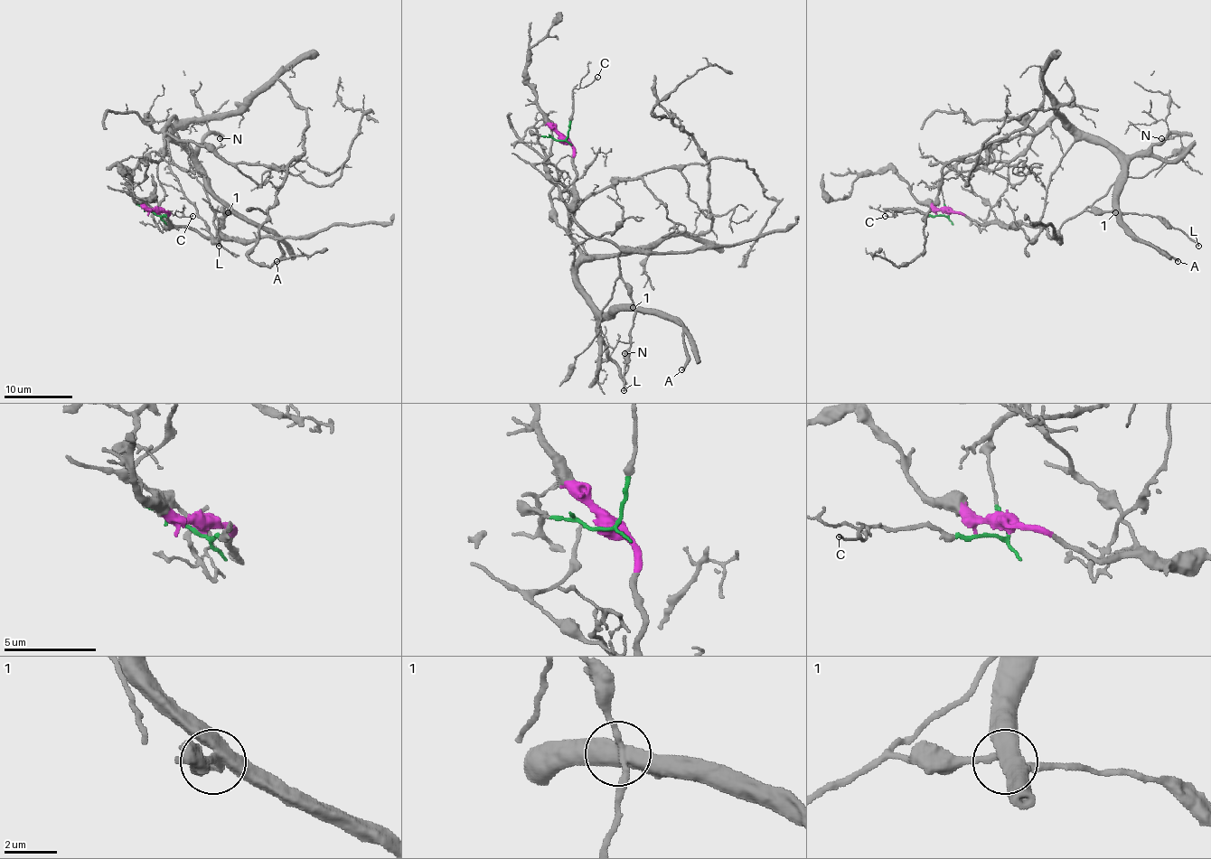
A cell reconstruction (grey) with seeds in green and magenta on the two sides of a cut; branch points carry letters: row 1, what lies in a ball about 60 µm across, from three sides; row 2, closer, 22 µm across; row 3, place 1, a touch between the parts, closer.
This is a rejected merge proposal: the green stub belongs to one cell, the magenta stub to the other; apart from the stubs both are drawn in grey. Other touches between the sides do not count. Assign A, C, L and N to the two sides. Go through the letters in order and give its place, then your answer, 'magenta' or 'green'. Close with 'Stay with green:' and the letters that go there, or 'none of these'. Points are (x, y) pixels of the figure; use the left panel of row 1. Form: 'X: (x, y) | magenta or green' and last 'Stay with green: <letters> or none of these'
A: (276, 261) | green
C: (192, 216) | green
L: (219, 246) | magenta
N: (220, 138) | green
Stay with green: A, C, N

